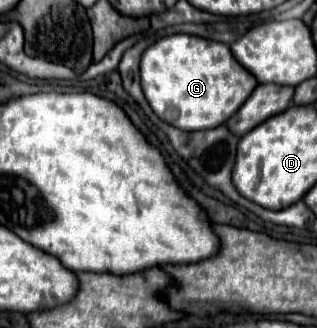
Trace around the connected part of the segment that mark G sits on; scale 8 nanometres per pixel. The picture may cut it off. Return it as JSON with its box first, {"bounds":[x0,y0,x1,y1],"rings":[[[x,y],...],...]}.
{"bounds":[141,34,257,130],"rings":[[[173,34],[157,40],[141,58],[141,86],[153,112],[181,130],[201,130],[225,124],[257,86],[257,78],[245,70],[223,42],[191,34]]]}

